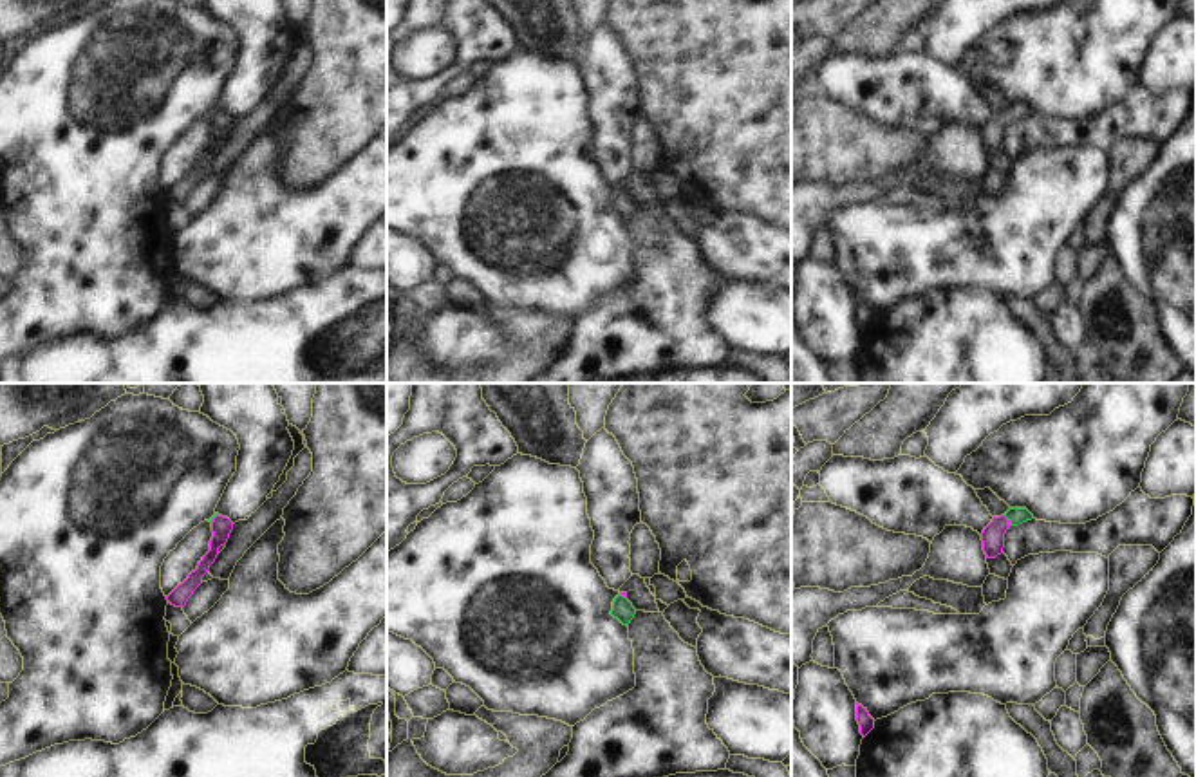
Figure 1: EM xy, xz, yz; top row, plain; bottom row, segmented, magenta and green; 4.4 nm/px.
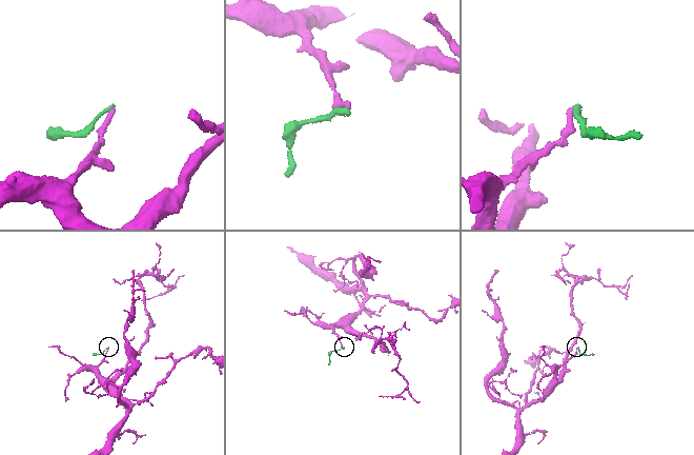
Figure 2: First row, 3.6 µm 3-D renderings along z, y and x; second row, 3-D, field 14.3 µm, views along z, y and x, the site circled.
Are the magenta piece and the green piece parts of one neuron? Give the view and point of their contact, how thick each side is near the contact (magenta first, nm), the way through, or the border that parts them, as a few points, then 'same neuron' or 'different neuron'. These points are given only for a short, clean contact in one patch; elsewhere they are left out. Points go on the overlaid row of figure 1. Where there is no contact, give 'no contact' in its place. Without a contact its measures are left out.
yz (1009, 521) | 100/80 nm | across yz (992, 535), (1009, 521), (1016, 515) | same neuron

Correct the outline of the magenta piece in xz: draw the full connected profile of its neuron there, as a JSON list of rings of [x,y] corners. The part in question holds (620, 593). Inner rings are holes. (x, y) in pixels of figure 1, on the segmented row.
[[[620,593],[614,602],[612,602],[612,611],[611,614],[618,618],[623,625],[629,627],[631,620],[636,614],[636,609],[632,604],[627,600],[627,593]]]

